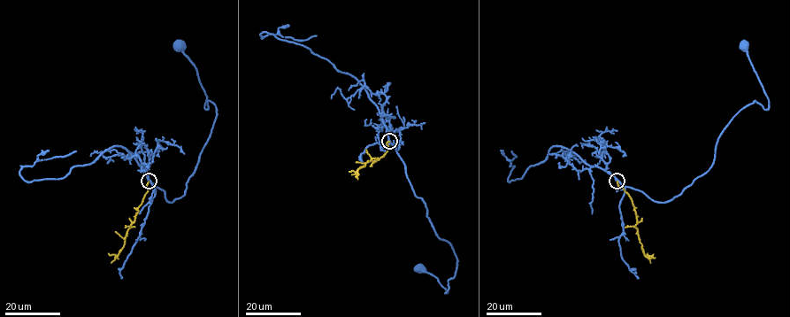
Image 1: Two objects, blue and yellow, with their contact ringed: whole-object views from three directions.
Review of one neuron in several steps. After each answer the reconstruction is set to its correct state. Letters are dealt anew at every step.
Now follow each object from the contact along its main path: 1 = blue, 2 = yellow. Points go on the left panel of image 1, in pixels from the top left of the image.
1: (149, 181), (169, 202), (182, 197), (217, 115), (211, 102), (204, 107), (207, 96), (197, 71), (180, 45)
2: (149, 181), (148, 191), (126, 232), (124, 247), (118, 258), (108, 253)

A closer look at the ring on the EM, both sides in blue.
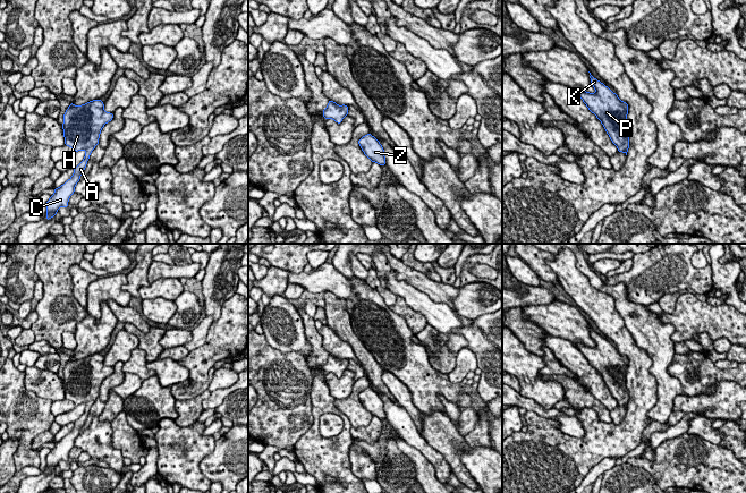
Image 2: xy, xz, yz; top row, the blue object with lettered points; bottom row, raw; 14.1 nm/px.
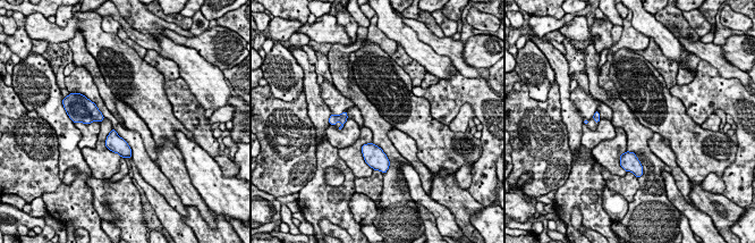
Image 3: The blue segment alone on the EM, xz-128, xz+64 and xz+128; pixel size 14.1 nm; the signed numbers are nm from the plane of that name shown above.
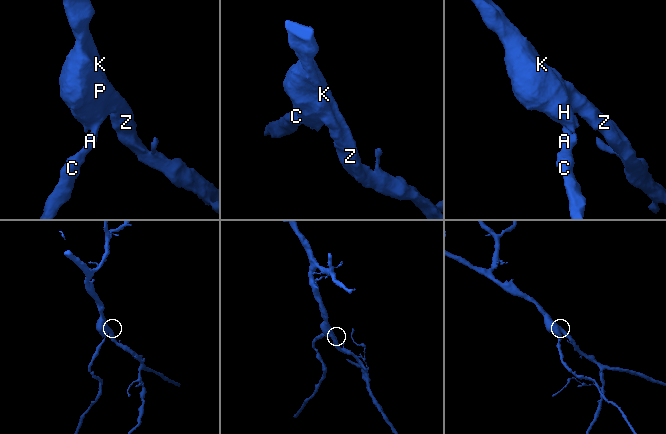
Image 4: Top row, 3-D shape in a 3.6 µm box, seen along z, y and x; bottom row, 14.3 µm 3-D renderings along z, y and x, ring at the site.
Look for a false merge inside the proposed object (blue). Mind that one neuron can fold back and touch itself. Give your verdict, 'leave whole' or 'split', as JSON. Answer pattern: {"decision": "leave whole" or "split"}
{"decision": "leave whole"}

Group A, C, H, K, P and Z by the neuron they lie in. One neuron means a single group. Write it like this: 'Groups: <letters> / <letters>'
Groups: A C H K P Z

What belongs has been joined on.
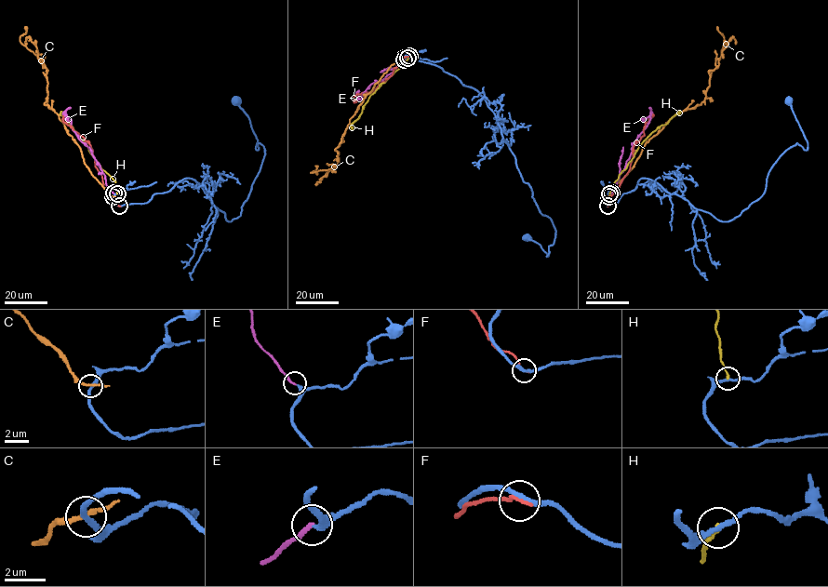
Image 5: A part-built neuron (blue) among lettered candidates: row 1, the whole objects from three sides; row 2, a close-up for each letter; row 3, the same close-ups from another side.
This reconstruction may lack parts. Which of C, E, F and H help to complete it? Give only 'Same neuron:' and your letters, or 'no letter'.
Same neuron: E

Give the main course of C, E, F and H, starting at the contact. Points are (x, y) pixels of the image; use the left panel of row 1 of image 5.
C: (113, 196), (91, 173), (80, 148), (59, 115), (45, 104), (47, 97), (47, 70), (20, 41), (25, 26)
E: (113, 193), (106, 185), (105, 175), (90, 150), (72, 126), (71, 119), (66, 114), (71, 107)
F: (119, 206), (103, 186), (90, 145), (63, 122), (64, 113)
H: (117, 193), (115, 181), (100, 167), (60, 111)

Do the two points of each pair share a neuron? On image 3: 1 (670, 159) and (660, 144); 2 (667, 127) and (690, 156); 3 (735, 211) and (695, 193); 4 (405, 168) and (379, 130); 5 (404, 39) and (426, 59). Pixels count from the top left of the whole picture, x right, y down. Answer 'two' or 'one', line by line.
1: one
2: one
3: one
4: two
5: one

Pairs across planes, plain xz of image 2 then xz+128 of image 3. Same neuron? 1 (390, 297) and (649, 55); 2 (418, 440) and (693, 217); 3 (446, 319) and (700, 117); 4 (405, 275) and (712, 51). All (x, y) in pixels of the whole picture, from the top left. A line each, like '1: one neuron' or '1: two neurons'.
1: two neurons
2: one neuron
3: two neurons
4: one neuron

